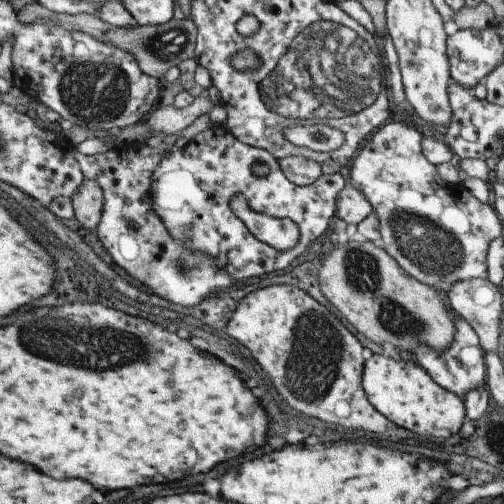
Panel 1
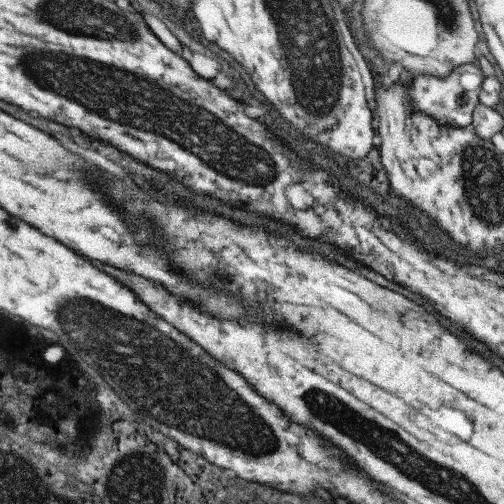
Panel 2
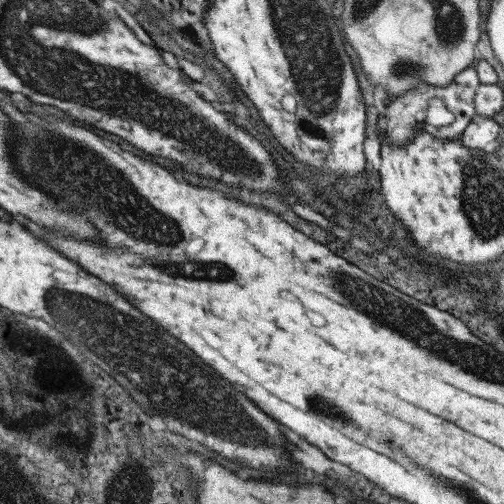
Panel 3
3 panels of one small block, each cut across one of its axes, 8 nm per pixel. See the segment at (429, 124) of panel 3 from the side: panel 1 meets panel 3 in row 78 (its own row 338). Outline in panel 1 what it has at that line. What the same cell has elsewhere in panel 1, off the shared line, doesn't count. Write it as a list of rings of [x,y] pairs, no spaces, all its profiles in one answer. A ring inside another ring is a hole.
[[[451,314],[451,316],[453,316],[453,322],[455,322],[455,334],[453,334],[451,346],[447,346],[447,350],[443,354],[433,350],[431,346],[417,346],[413,354],[419,362],[419,366],[431,376],[431,380],[435,384],[439,384],[441,388],[445,388],[445,390],[449,390],[457,396],[465,396],[469,390],[475,390],[477,386],[481,386],[487,380],[485,354],[483,354],[483,348],[479,346],[479,336],[467,324],[467,320],[457,316],[457,314]]]

